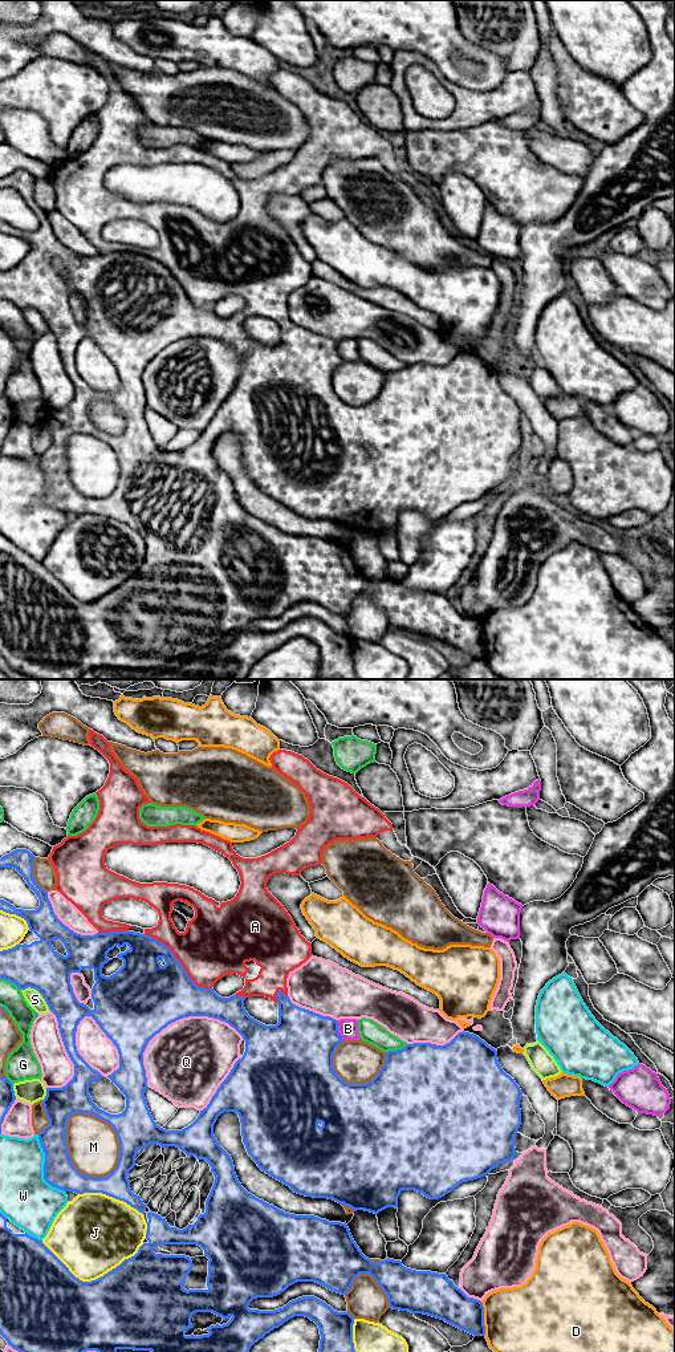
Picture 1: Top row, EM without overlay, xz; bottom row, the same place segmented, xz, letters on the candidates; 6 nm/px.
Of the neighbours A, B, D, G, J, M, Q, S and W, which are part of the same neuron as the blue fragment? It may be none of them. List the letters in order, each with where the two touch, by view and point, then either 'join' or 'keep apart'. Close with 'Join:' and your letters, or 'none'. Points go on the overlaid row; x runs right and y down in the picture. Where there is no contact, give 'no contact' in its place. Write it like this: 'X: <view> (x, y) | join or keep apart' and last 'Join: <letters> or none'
A: xz (179, 962) | join
B: xz (337, 1030) | keep apart
D: xz (483, 1319) | keep apart
G: xz (398, 1050) | keep apart
J: xz (93, 1281) | keep apart
M: xz (69, 1157) | keep apart
Q: xz (174, 1020) | keep apart
S: xz (39, 991) | keep apart
W: xz (44, 1168) | keep apart
Join: A

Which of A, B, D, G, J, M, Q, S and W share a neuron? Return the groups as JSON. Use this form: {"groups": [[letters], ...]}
{"groups": [["A"], ["B"], ["D"], ["G"], ["J"], ["M"], ["Q"], ["S"], ["W"]]}

